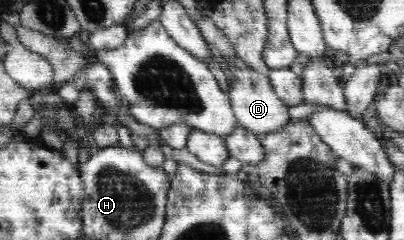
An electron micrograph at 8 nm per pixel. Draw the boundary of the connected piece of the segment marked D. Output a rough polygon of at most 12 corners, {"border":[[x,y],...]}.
{"border":[[241,58],[228,98],[236,123],[261,136],[289,123],[269,78]]}

